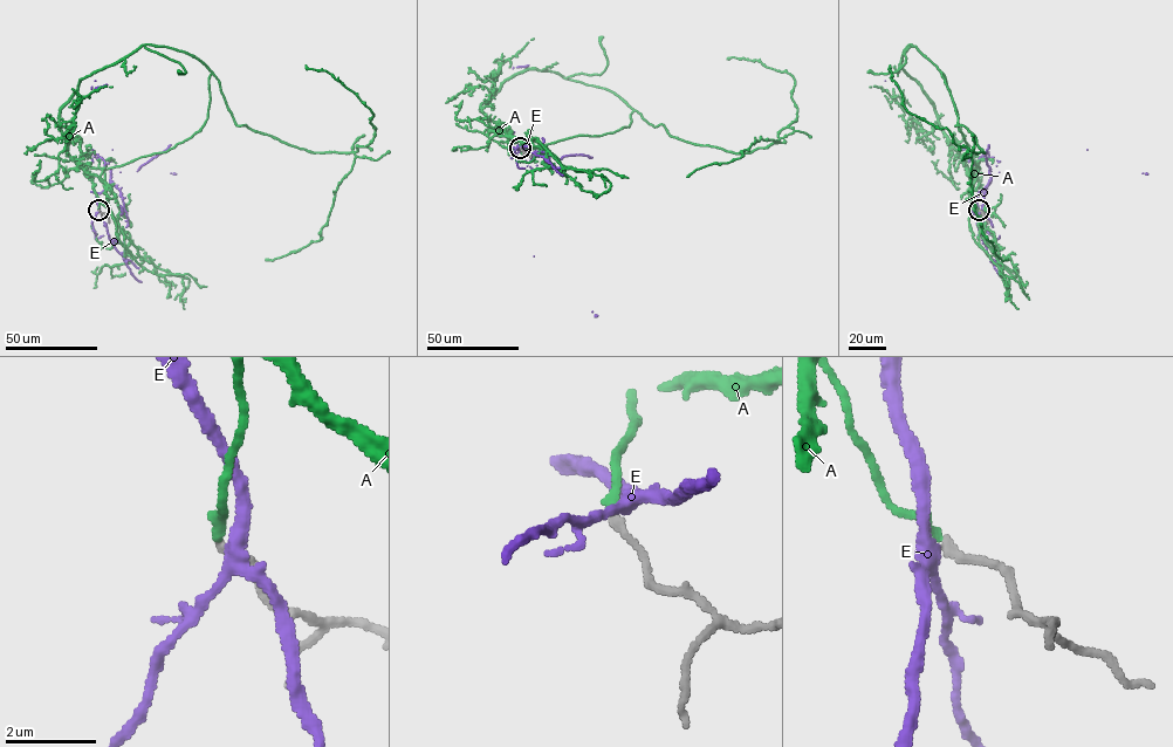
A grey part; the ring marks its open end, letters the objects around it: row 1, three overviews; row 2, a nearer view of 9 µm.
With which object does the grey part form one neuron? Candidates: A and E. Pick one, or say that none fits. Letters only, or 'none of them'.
A

